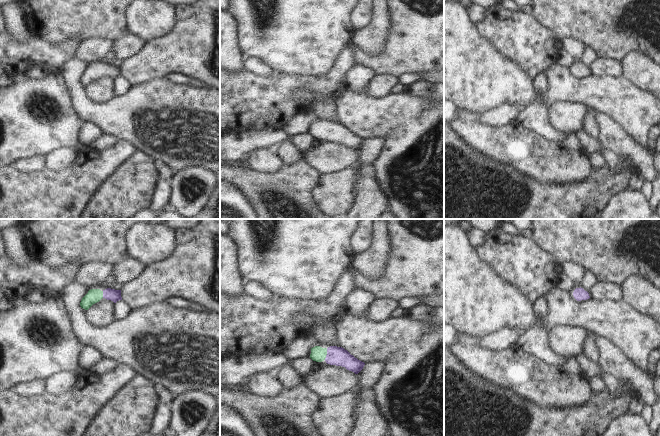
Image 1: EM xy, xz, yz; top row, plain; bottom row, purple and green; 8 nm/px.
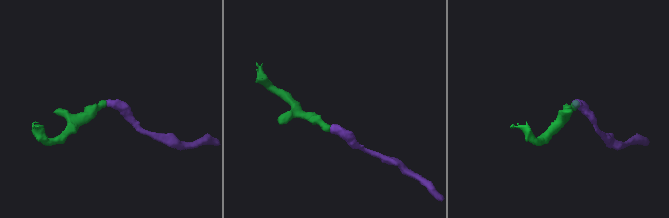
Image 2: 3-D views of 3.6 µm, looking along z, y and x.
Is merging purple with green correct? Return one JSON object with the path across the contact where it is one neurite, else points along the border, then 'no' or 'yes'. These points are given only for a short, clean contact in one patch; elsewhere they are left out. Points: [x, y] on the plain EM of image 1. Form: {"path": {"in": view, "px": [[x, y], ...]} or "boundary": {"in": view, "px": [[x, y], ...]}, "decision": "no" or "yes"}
{"path": {"in": "xz", "px": [[338, 132], [327, 130], [318, 130]]}, "decision": "yes"}

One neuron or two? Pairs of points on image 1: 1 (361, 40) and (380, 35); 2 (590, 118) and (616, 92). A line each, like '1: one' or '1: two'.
1: one
2: two

